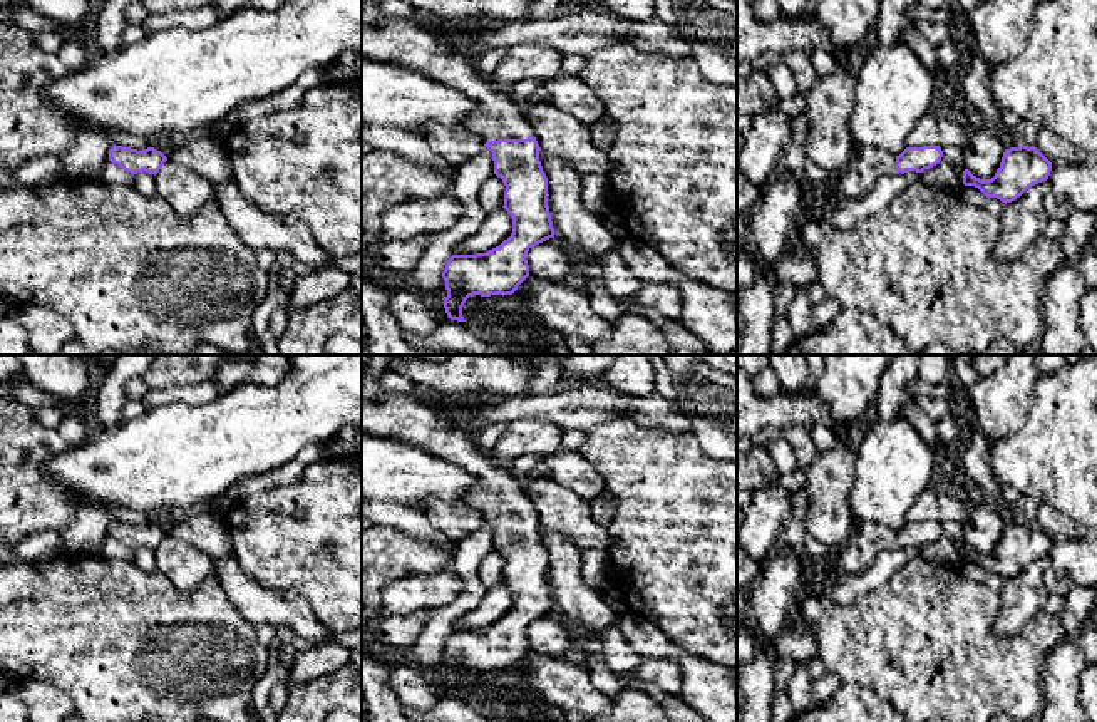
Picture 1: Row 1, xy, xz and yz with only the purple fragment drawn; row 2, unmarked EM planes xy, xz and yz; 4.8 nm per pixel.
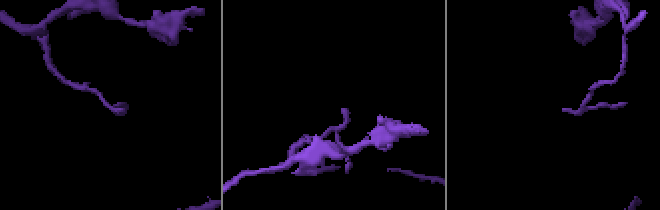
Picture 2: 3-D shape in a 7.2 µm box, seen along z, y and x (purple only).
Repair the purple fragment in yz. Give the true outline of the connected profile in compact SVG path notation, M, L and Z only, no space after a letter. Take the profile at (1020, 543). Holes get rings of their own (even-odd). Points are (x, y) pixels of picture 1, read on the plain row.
M1028 521L1005 524L1000 543L991 554L980 554L968 544L963 546L963 560L978 563L986 573L1012 578L1028 563L1047 556L1052 538L1037 524Z

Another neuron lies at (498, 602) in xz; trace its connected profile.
M501 583L486 591L479 605L456 620L452 630L486 628L499 621L512 608L512 593Z

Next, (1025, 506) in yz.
M1020 494L1020 498L1015 503L1015 509L1022 516L1023 521L1035 523L1038 503L1027 494Z

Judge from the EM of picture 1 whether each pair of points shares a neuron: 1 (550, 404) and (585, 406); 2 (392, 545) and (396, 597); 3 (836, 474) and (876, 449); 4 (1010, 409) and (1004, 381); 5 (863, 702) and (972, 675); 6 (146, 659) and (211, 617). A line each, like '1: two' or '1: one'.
1: one
2: two
3: two
4: one
5: two
6: one

